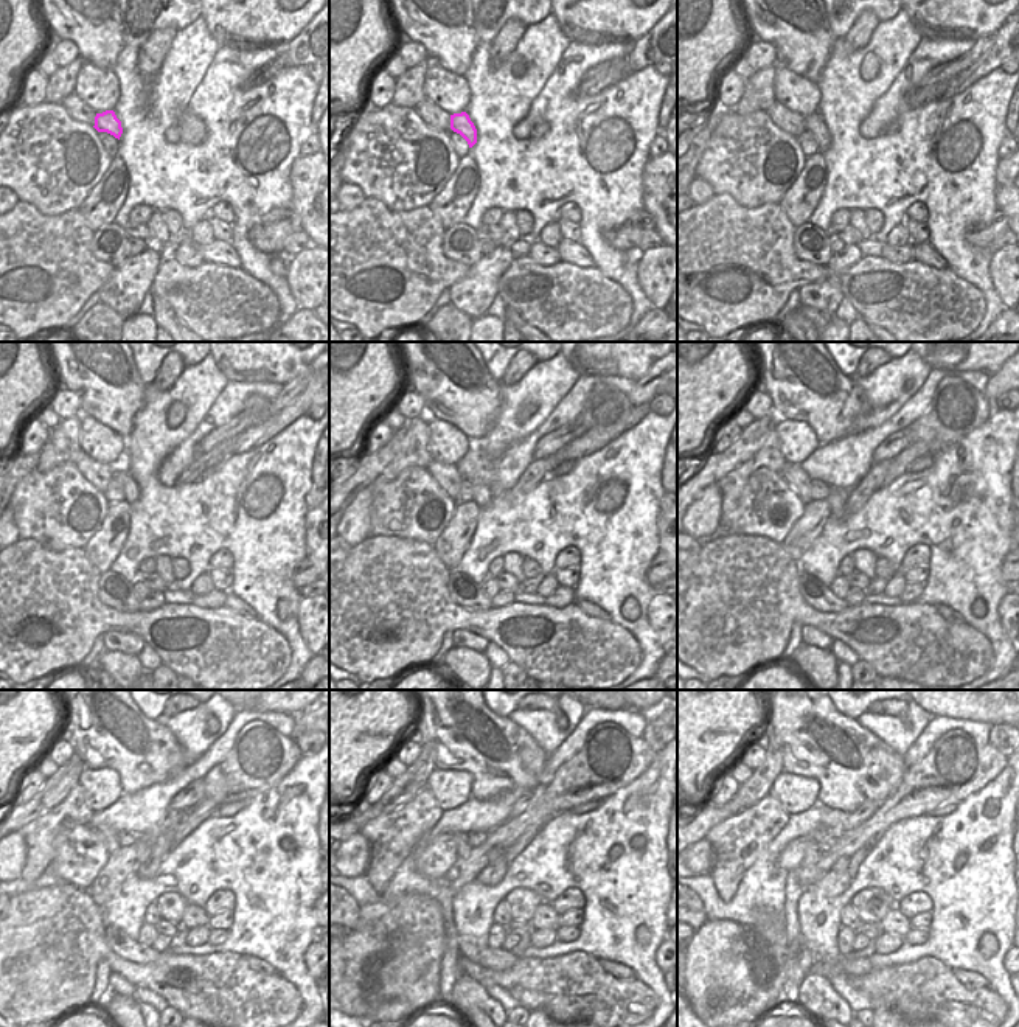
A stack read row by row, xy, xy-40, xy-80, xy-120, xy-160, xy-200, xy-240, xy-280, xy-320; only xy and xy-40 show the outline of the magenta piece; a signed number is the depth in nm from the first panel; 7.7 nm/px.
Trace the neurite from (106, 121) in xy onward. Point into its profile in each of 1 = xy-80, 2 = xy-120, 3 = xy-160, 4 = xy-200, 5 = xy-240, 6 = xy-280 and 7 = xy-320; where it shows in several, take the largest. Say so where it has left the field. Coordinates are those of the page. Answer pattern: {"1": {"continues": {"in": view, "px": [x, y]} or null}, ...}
{"1": {"continues": {"in": "xy-80", "px": [813, 123]}}, "2": {"continues": {"in": "xy-120", "px": [131, 490]}}, "3": {"continues": {"in": "xy-160", "px": [482, 494]}}, "4": {"continues": {"in": "xy-200", "px": [838, 497]}}, "5": {"continues": {"in": "xy-240", "px": [143, 847]}}, "6": {"continues": {"in": "xy-280", "px": [496, 852]}}, "7": {"continues": {"in": "xy-320", "px": [841, 864]}}}

